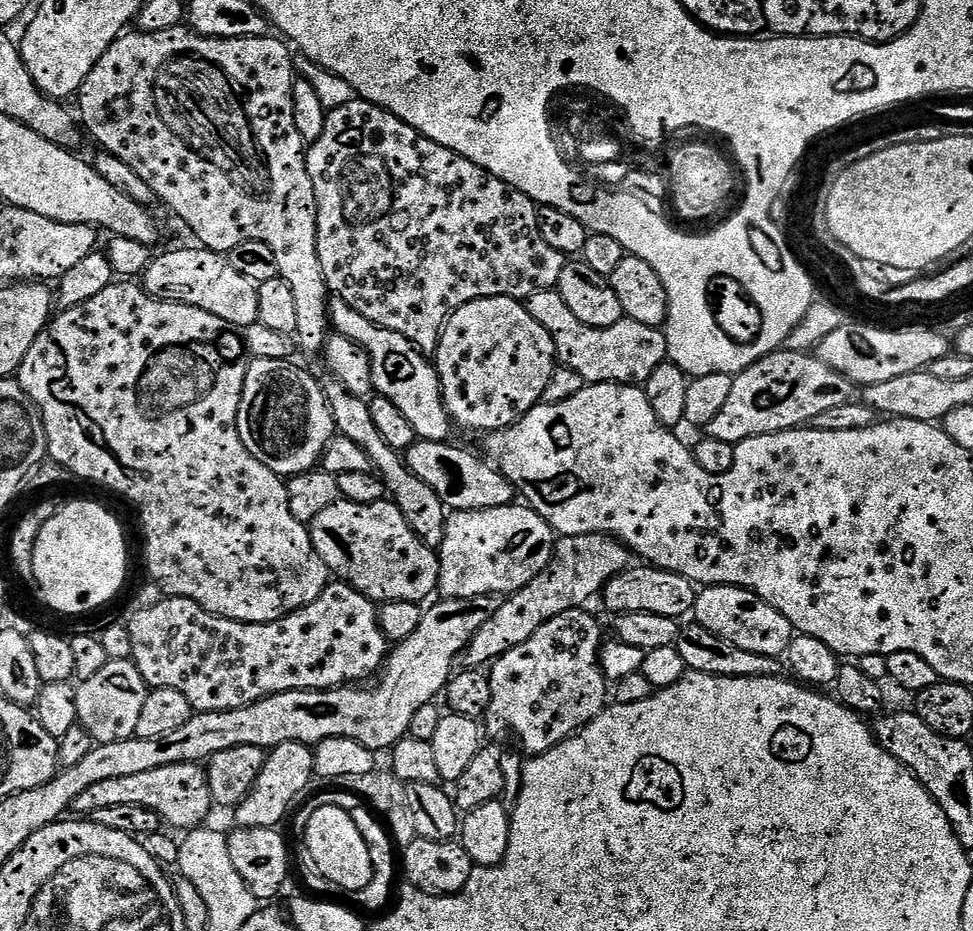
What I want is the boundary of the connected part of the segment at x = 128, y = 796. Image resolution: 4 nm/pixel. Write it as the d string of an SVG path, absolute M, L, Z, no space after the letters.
M175 764L174 766L162 766L158 770L149 770L146 774L133 774L127 778L110 778L107 782L97 782L90 786L90 790L84 790L78 794L74 808L80 814L95 814L98 810L106 810L110 806L146 806L159 814L161 821L173 824L176 828L191 830L201 827L204 820L214 809L212 791L208 785L208 773L200 764Z

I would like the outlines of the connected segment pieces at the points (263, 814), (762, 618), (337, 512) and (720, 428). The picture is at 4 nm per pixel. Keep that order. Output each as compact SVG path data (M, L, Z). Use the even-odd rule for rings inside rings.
M286 742L267 753L263 770L256 780L248 797L234 809L236 828L275 828L288 816L292 803L299 798L300 792L308 788L308 783L314 780L316 767L312 757L313 749L306 744Z
M713 584L699 589L694 620L706 630L710 630L710 634L718 634L718 638L726 638L726 642L742 646L742 650L750 650L763 656L783 657L794 635L790 621L778 614L774 606L770 606L750 590L732 588L729 584Z
M343 498L326 506L310 525L316 553L326 562L329 573L343 583L357 588L367 600L373 602L424 602L431 592L440 587L440 557L429 544L420 540L408 524L402 510L391 499L385 498L373 504L355 504Z
M777 350L754 362L754 366L746 371L736 373L730 399L715 416L714 422L708 424L706 432L721 442L738 445L746 438L803 428L833 406L849 404L854 399L852 391L852 381L826 366L819 355Z

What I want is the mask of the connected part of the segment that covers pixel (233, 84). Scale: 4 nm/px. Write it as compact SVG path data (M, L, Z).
M187 26L162 30L161 32L129 31L102 54L98 66L90 70L86 82L80 88L79 119L92 136L101 144L107 155L118 158L150 186L157 201L165 204L172 212L177 212L188 223L188 228L197 236L199 243L212 252L227 254L234 246L242 246L242 242L266 242L278 254L280 259L280 279L292 287L294 298L298 302L298 326L294 333L299 347L308 352L323 353L330 335L330 293L328 283L322 274L322 262L318 262L316 253L316 199L314 198L314 182L310 182L306 145L302 134L298 134L298 126L294 126L294 85L293 49L283 39L275 35L247 36L246 38L206 38L193 32Z

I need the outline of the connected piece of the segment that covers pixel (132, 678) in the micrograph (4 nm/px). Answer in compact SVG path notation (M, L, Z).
M131 659L111 660L89 680L80 680L76 688L76 719L83 731L89 732L96 744L122 742L136 735L142 705L149 694L149 686Z

